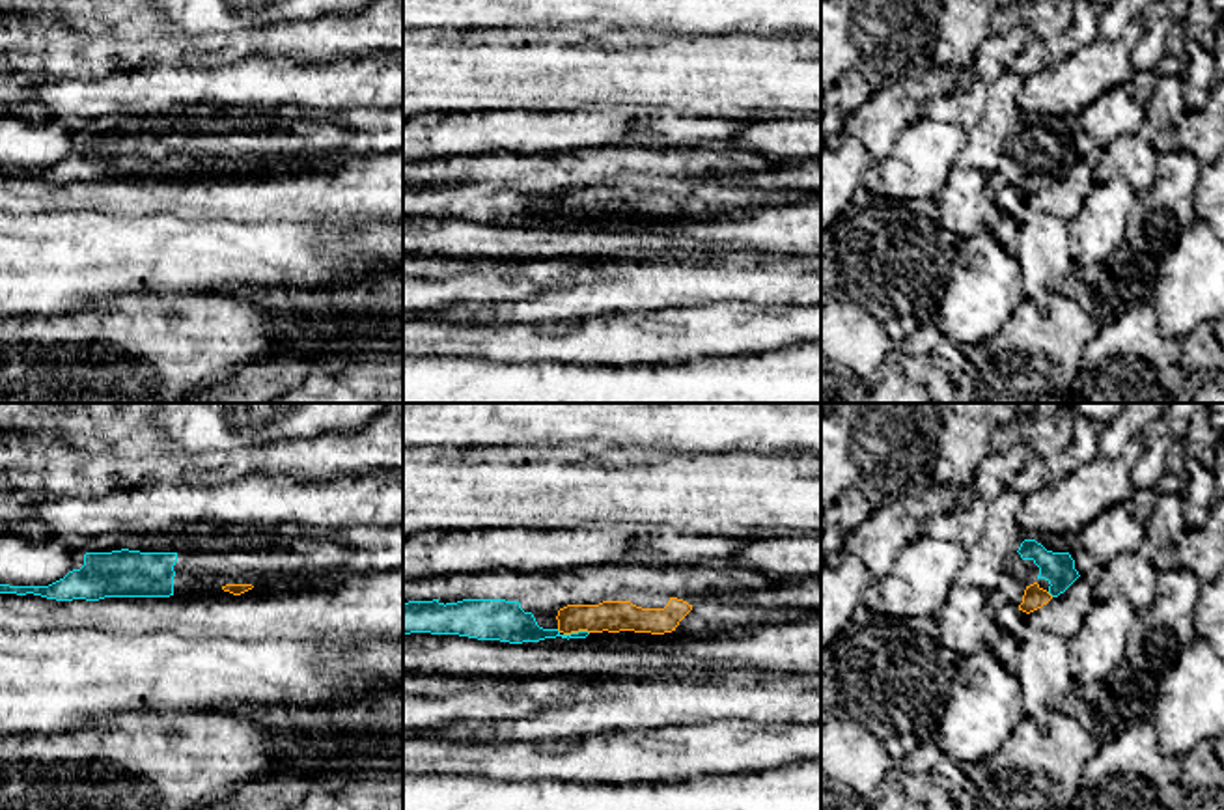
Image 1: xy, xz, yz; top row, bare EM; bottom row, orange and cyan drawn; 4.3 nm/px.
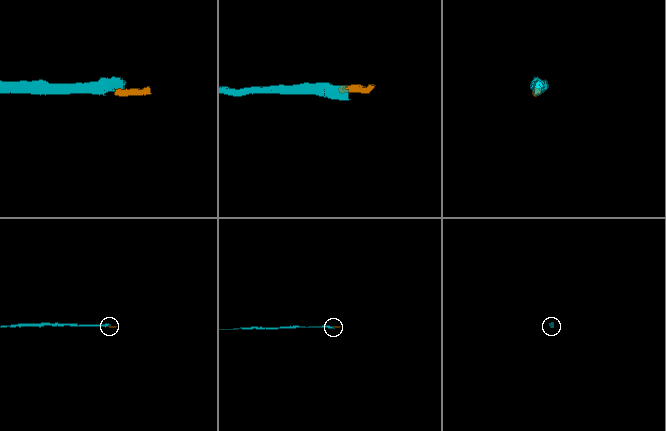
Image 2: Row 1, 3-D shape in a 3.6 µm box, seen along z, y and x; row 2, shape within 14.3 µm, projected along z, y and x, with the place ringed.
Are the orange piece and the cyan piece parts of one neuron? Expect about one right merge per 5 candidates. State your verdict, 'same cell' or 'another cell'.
same cell

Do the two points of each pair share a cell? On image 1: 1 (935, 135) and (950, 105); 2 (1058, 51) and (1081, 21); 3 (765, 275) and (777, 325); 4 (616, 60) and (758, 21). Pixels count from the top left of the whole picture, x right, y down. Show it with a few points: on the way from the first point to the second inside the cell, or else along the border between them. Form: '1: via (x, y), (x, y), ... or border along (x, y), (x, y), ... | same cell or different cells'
1: border along (918, 114), (930, 120), (959, 124), (969, 131) | different cells
2: via (1066, 43), (1081, 28) | same cell
3: border along (726, 305), (801, 307) | different cells
4: border along (665, 28), (687, 34), (752, 34) | different cells

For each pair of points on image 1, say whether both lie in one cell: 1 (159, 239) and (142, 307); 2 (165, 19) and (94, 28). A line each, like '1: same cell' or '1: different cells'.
1: different cells
2: same cell

